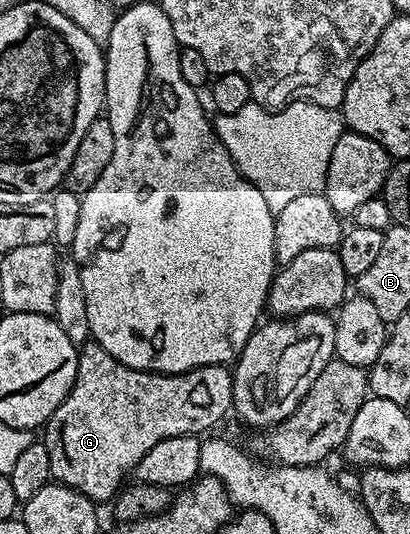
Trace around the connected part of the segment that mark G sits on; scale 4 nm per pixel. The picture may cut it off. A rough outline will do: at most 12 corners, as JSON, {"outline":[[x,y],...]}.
{"outline":[[91,339],[44,426],[51,478],[113,502],[233,403],[225,365],[129,369]]}

